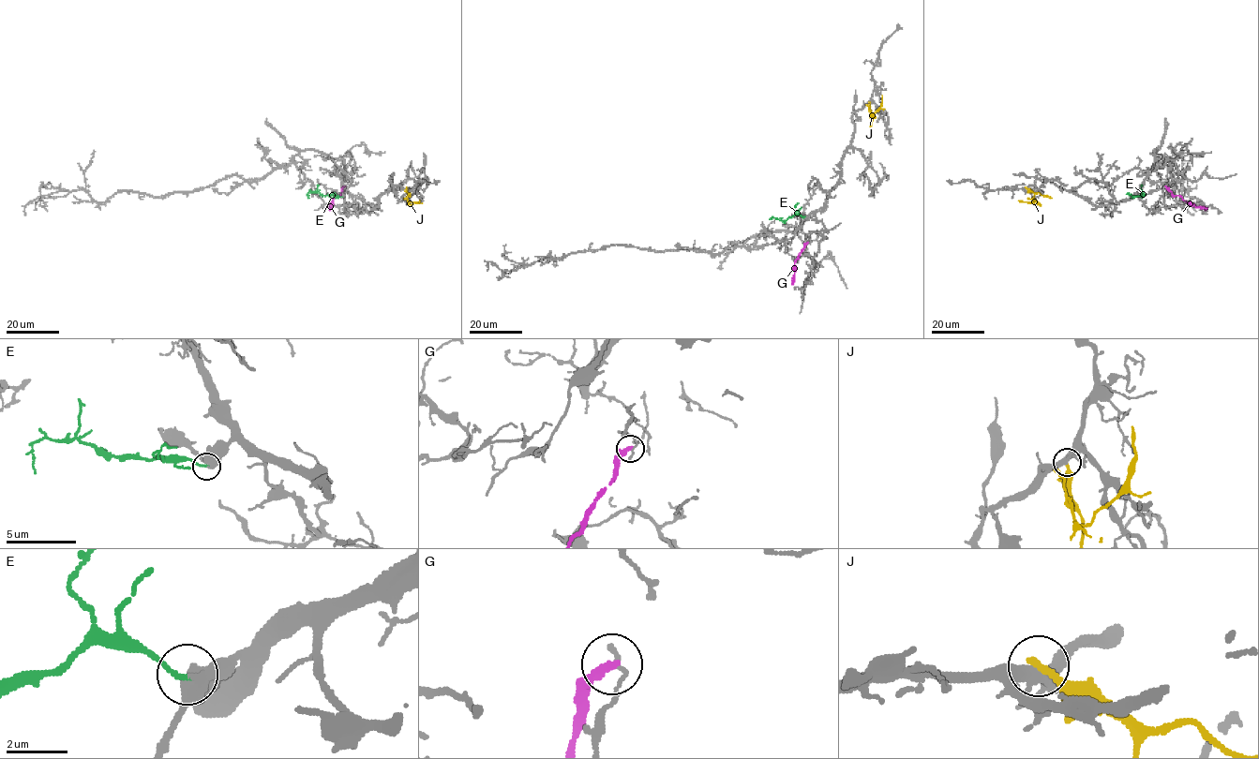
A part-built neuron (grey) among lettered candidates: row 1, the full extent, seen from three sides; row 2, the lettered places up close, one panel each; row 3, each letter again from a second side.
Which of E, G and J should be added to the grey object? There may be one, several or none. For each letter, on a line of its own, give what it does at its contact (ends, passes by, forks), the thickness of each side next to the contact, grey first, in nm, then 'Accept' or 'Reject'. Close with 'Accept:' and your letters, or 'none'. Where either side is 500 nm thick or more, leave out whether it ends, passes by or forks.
E: Thickness 500 nm (grey) against 170 nm. Accept
G: It ends there. Thickness 150 nm (grey) against 280 nm. Reject
J: It ends there. Thickness 320 nm (grey) against 280 nm. Reject
Accept: E

